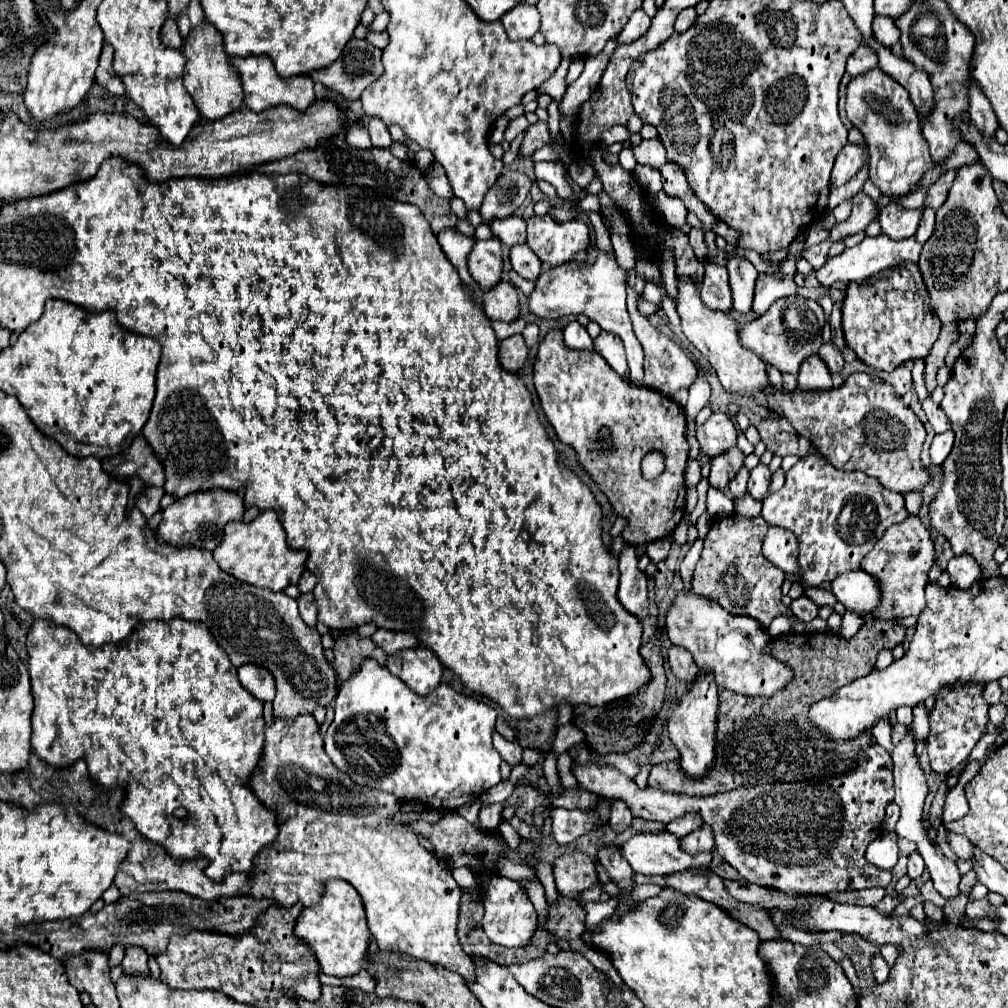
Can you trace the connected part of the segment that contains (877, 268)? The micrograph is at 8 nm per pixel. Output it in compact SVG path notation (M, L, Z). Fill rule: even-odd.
M877 235L877 237L865 237L859 245L851 247L851 249L845 249L841 255L837 257L829 257L827 263L817 271L817 279L821 281L821 285L825 287L831 287L833 283L837 281L843 281L843 283L851 283L851 281L867 281L869 277L881 273L881 271L887 271L891 267L897 267L901 263L917 263L919 261L919 253L921 253L921 245L909 237L909 239L889 239L887 235Z

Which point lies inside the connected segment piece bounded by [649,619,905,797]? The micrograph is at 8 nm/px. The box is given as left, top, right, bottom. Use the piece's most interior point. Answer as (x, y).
(759, 739)

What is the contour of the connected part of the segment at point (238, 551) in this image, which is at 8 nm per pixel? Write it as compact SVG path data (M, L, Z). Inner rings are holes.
M273 509L263 511L251 523L235 521L225 525L225 535L219 547L213 551L215 561L229 575L271 591L283 591L287 585L297 585L301 573L305 571L305 551L295 551L287 547L285 531Z

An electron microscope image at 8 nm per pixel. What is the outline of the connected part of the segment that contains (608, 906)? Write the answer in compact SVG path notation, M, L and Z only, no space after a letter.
M611 897L607 903L597 901L597 903L581 903L581 905L583 905L583 908L586 911L585 926L587 927L587 930L589 930L592 927L595 927L597 923L601 923L605 917L613 915L615 905L617 905L617 899Z

